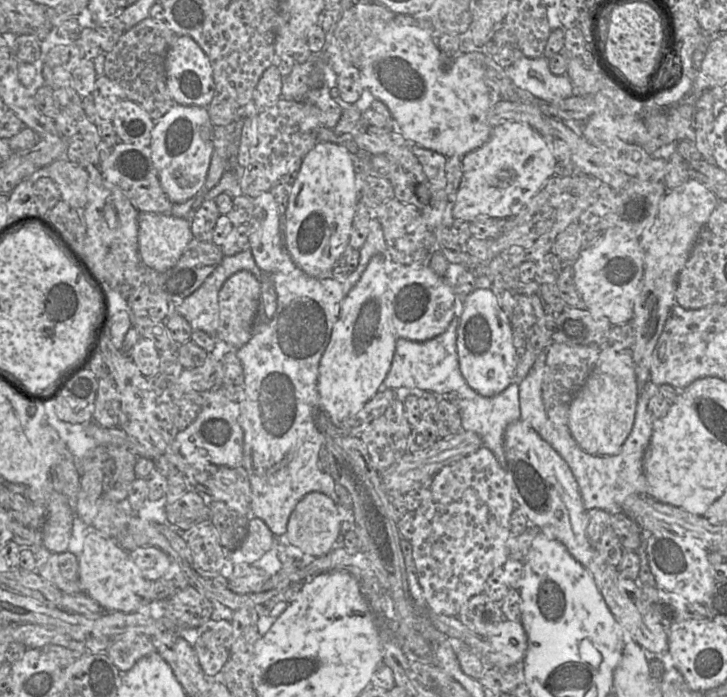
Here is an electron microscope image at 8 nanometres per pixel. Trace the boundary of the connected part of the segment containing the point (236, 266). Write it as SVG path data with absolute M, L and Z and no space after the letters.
M250 248L233 256L224 256L204 283L182 302L172 306L172 311L182 315L193 331L202 330L216 336L219 324L220 290L230 276L241 270L248 270L257 278L264 274L257 266Z

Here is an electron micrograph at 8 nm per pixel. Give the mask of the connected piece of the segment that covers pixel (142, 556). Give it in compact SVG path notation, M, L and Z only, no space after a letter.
M139 547L129 553L142 576L149 581L163 578L172 562L170 557L157 547Z

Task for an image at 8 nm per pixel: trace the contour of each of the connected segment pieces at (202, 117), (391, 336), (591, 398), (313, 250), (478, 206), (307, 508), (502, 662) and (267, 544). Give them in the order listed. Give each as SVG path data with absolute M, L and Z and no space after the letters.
M175 104L155 121L151 132L150 152L161 187L173 203L194 197L205 184L215 146L215 126L206 107Z
M382 254L374 255L359 281L349 291L341 304L329 344L321 358L318 392L321 409L334 425L355 416L374 397L383 384L392 364L398 336L392 326L389 309L389 275L392 261Z
M602 346L589 378L569 406L567 426L577 444L591 455L617 453L632 430L638 398L639 389L631 350Z
M317 142L303 158L285 215L286 248L295 264L307 275L323 278L322 275L333 270L334 264L349 244L356 206L356 174L348 149L336 143Z
M516 121L492 127L488 141L463 156L463 176L452 215L467 222L517 215L556 174L557 158L529 124Z
M310 492L299 501L289 518L286 532L288 541L306 556L324 556L333 548L342 547L342 544L338 544L341 519L337 504L330 497L321 492Z
M503 620L488 637L491 648L487 667L509 667L523 661L528 640L520 621Z
M251 517L248 532L242 543L228 553L232 565L253 563L259 560L274 545L275 535L265 522L258 517Z

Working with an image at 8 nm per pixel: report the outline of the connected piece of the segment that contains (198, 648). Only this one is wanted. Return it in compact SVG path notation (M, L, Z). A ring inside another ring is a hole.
M209 619L201 626L190 629L195 630L195 642L193 648L197 654L201 669L206 677L215 676L228 661L233 632L231 622L227 620L214 621Z

